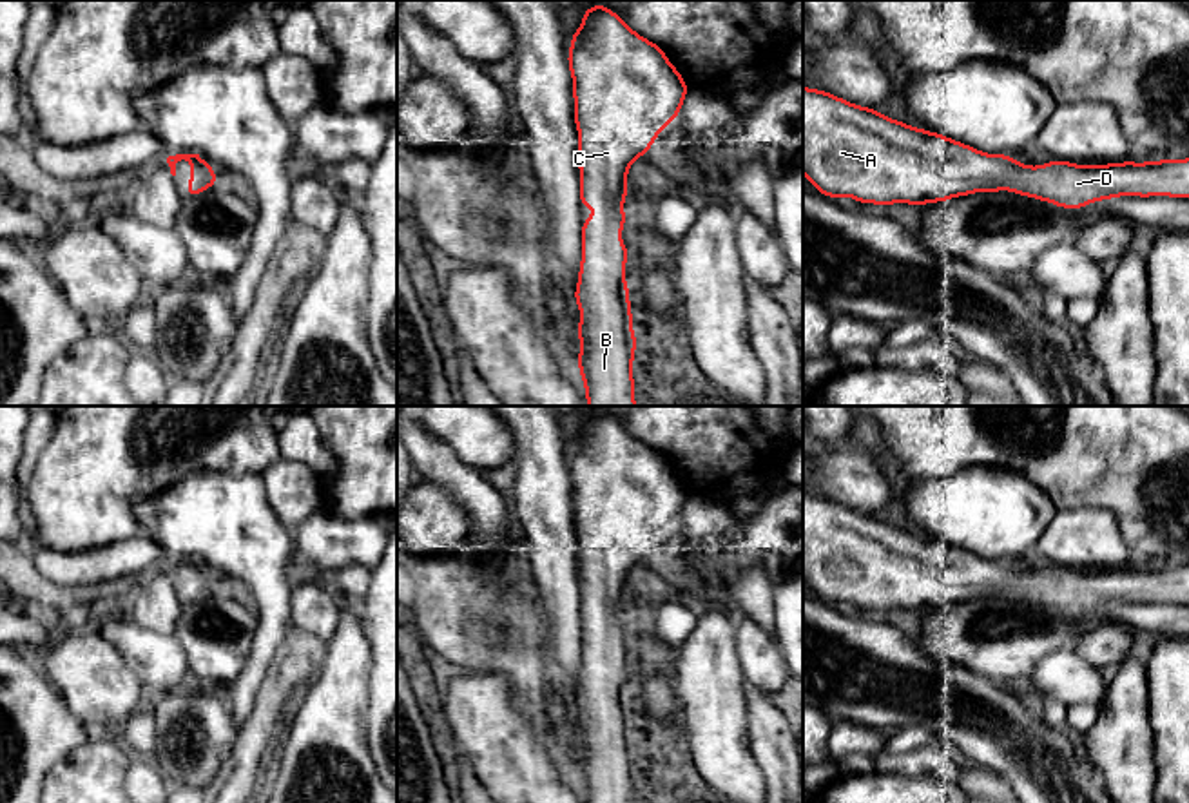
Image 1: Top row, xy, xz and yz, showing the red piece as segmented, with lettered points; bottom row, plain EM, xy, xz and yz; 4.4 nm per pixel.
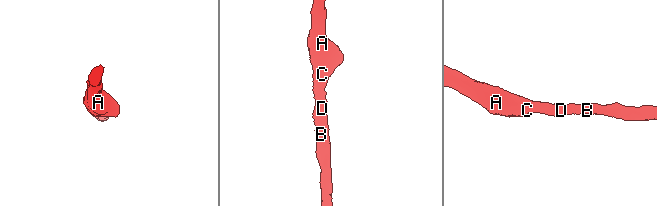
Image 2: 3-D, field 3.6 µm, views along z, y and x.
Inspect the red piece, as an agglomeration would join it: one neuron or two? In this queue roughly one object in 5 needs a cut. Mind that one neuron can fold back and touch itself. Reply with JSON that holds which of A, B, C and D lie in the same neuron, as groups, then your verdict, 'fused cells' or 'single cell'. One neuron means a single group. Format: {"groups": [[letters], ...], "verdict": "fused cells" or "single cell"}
{"groups": [["A", "B", "C", "D"]], "verdict": "single cell"}

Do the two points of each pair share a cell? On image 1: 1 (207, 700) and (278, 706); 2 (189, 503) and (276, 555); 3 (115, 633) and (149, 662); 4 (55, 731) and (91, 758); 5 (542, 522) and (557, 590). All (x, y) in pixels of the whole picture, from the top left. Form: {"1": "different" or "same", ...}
{"1": "different", "2": "same", "3": "same", "4": "different", "5": "same"}

